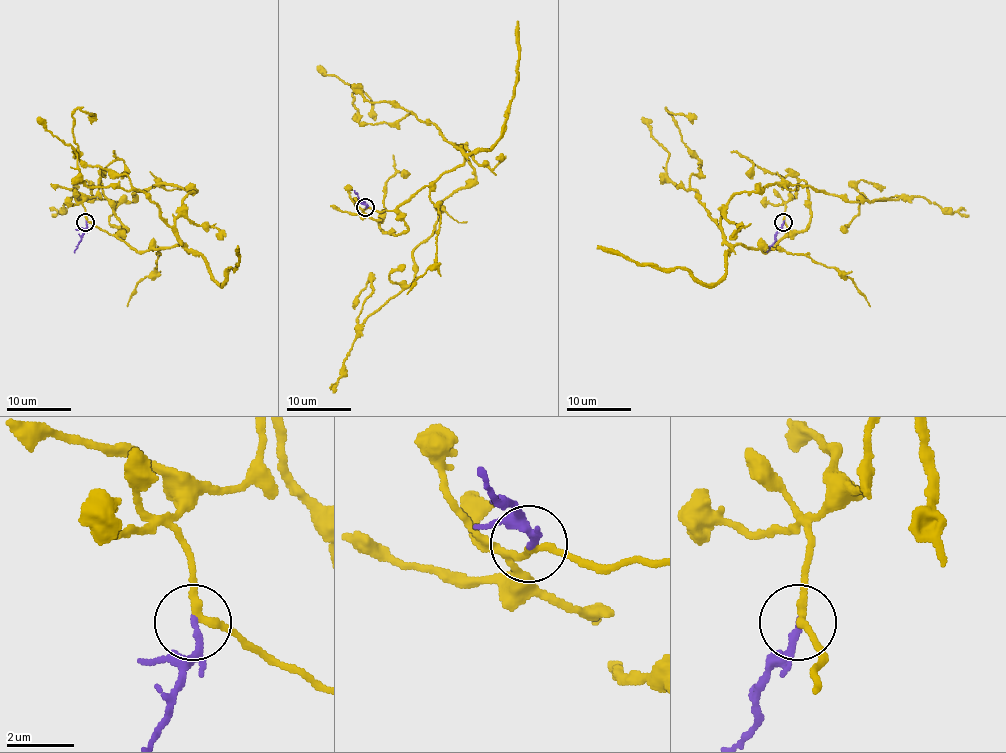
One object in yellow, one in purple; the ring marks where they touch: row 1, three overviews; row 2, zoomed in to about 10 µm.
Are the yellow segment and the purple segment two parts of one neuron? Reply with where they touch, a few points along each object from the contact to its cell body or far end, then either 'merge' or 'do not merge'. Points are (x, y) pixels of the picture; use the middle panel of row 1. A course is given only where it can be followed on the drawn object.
(365, 207) | yellow via (367, 208), (461, 165), (455, 145), (473, 170), (413, 280), (360, 324), (370, 280), (354, 309) | purple via (365, 207), (354, 190) | do not merge

